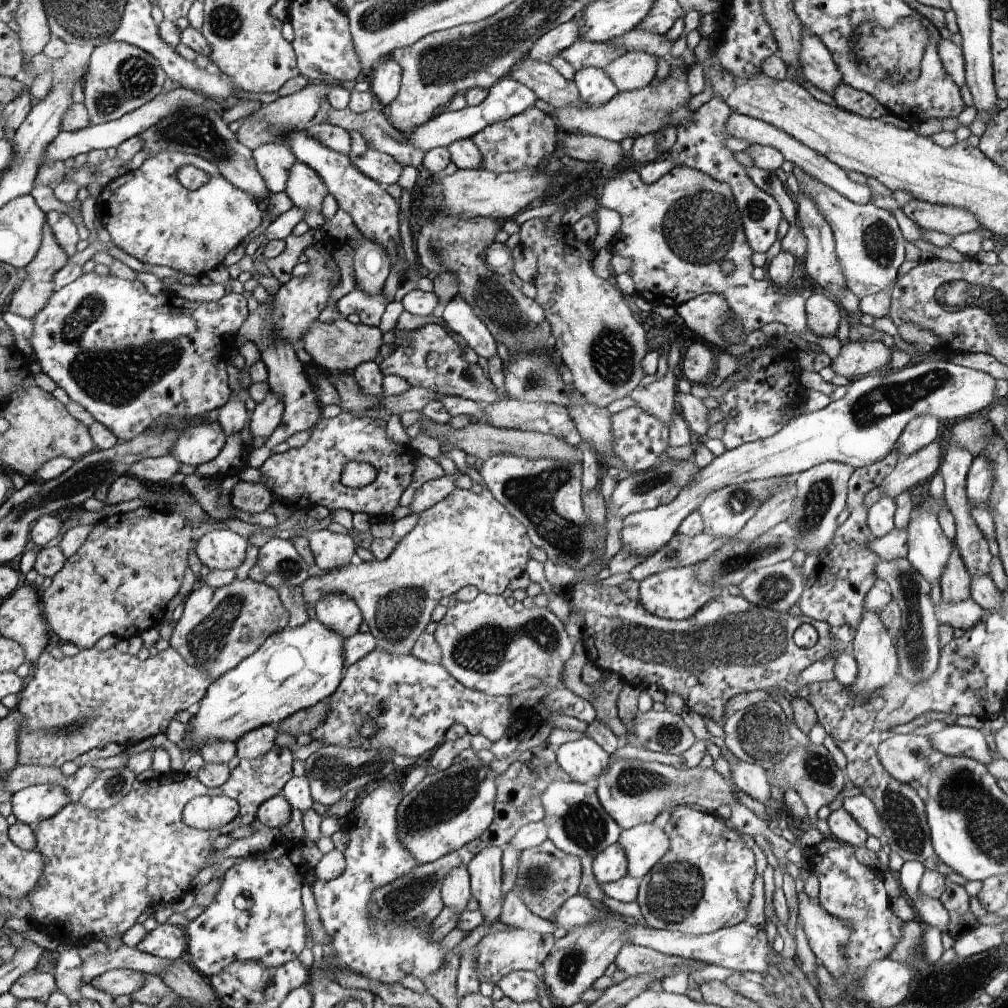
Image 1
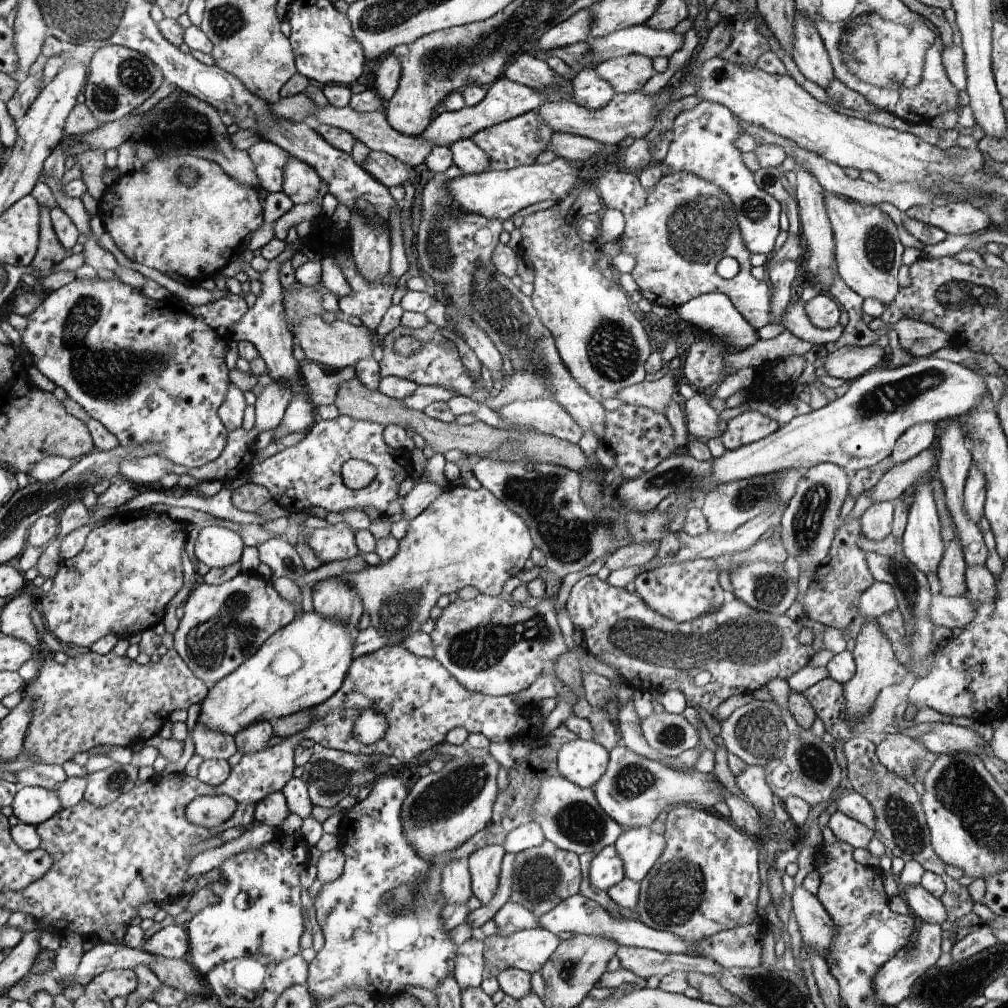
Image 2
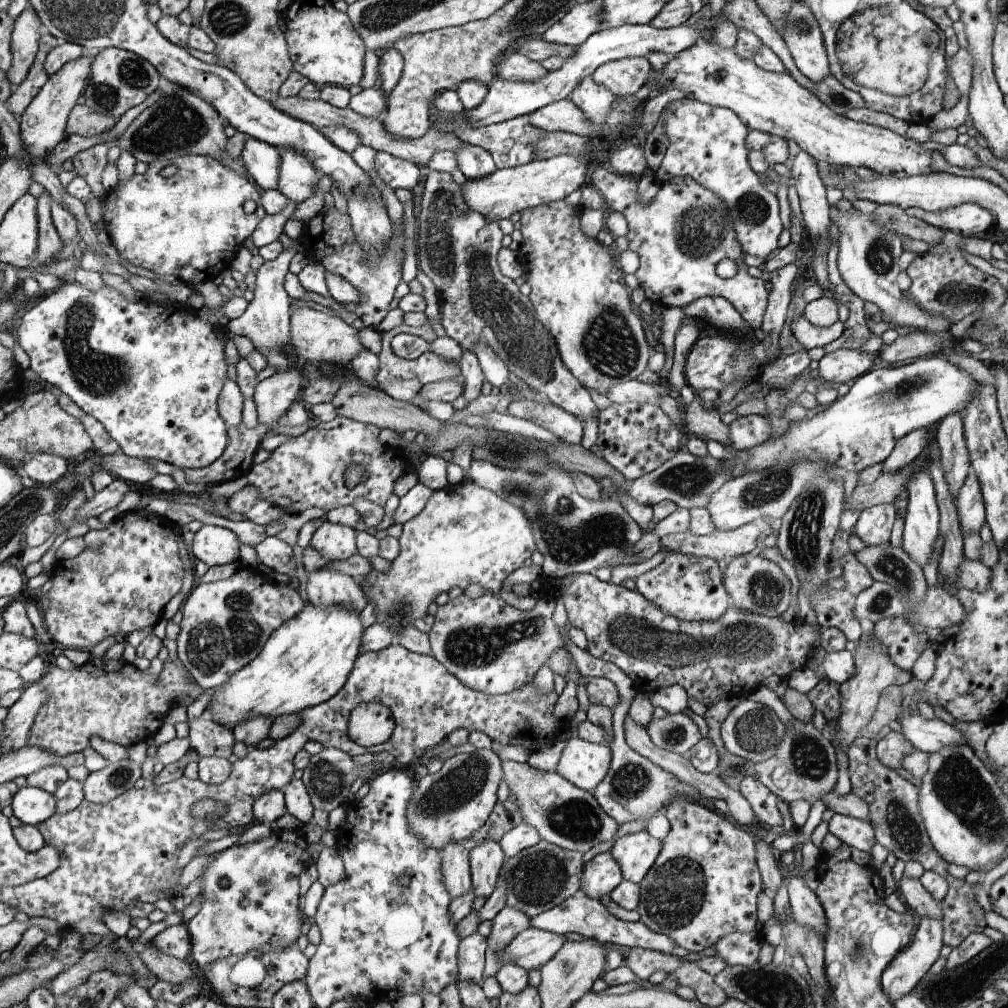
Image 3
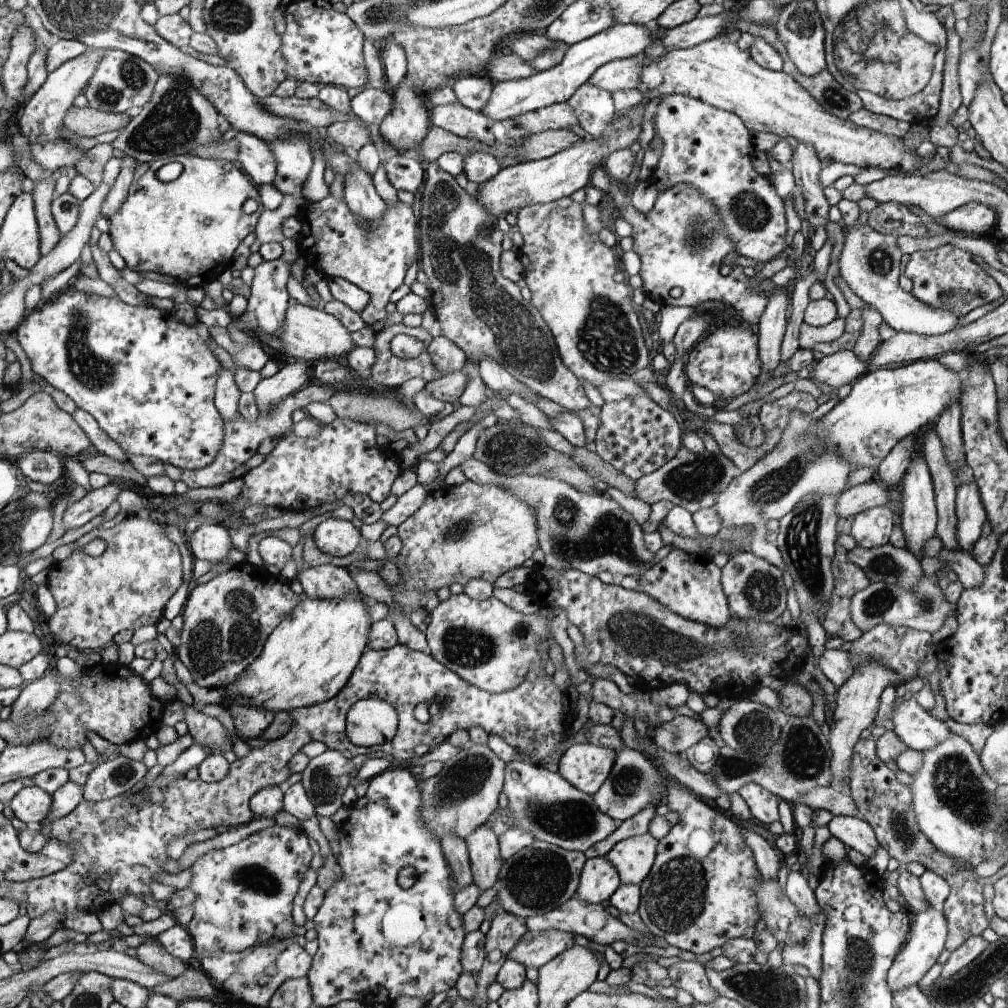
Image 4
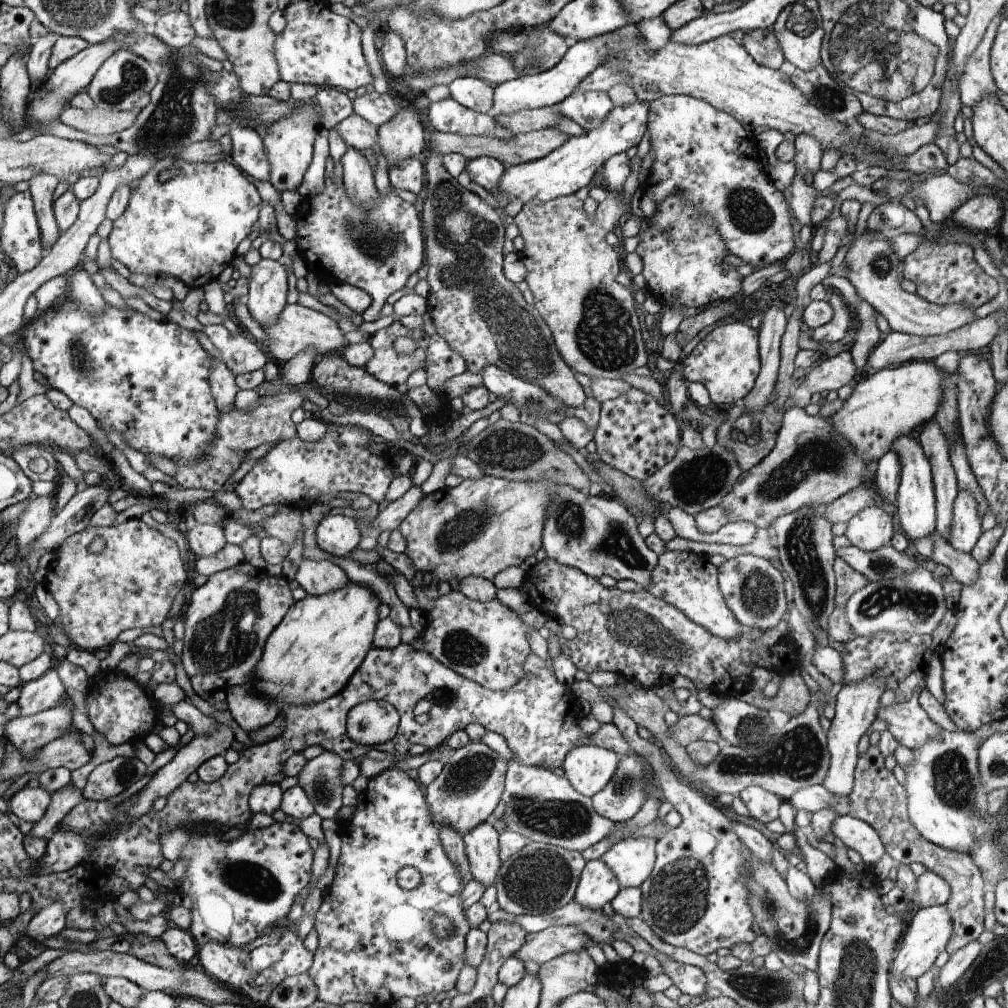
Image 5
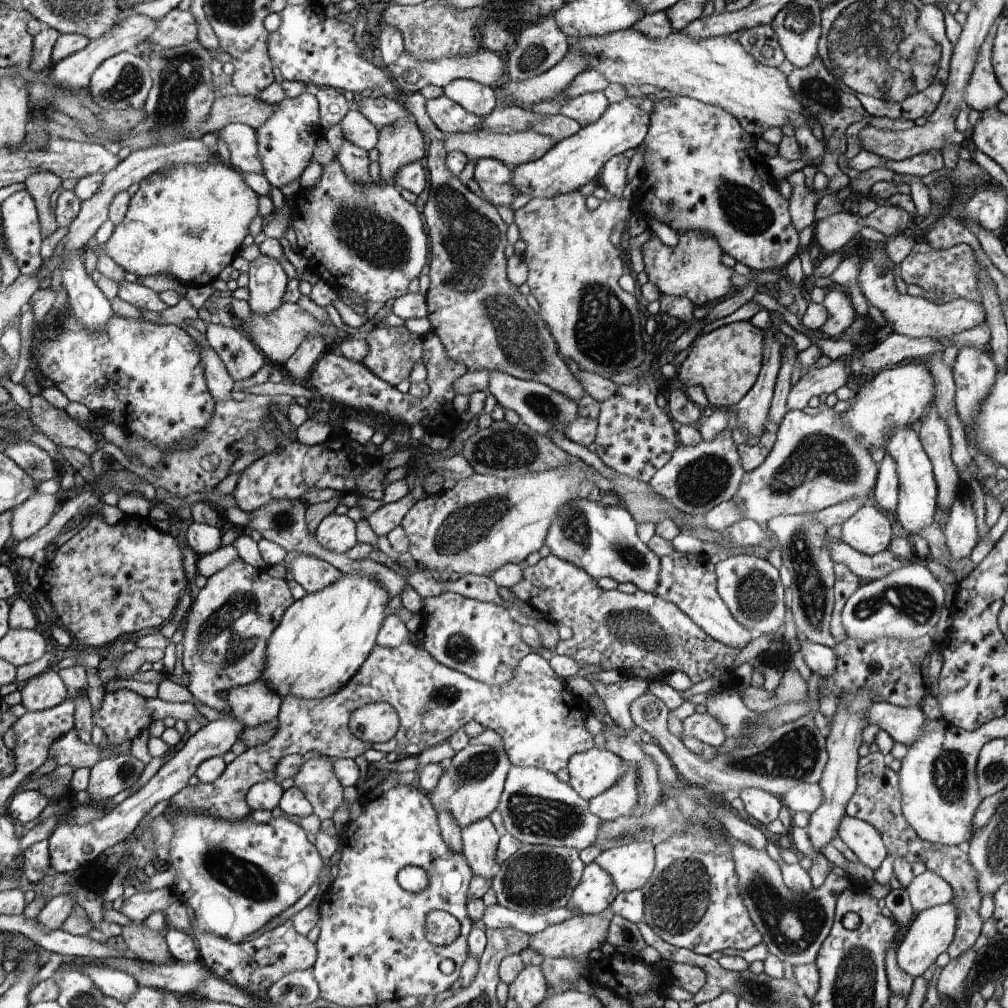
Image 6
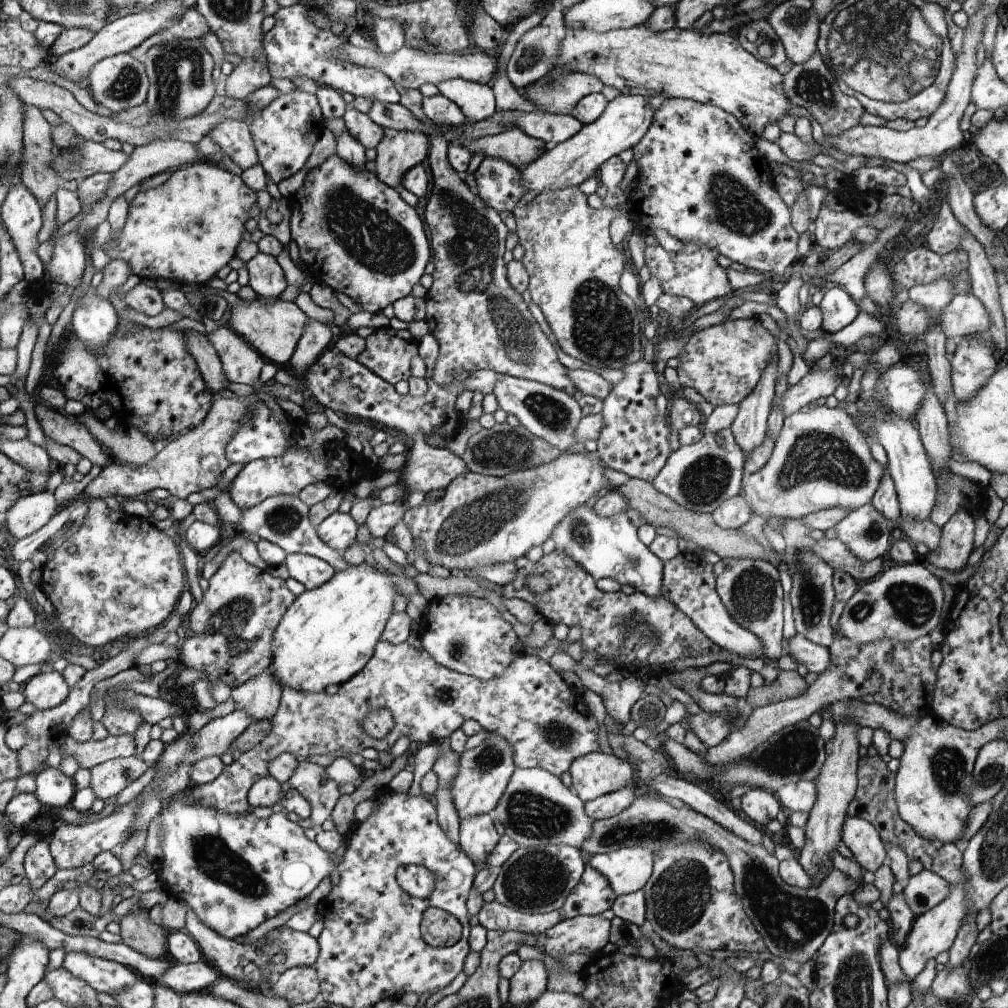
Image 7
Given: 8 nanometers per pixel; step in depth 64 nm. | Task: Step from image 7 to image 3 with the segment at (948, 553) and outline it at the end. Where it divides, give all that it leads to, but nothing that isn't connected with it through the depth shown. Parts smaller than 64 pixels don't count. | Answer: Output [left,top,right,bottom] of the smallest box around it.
[955,469,985,534]

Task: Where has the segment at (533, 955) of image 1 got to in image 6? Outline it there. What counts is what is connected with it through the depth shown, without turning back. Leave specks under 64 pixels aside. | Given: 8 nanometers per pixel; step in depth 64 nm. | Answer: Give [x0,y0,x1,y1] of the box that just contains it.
[528,907,613,959]

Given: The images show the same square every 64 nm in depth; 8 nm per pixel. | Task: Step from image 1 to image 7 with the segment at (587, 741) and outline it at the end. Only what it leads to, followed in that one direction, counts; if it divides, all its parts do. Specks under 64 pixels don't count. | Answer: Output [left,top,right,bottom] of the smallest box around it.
[571,752,636,804]

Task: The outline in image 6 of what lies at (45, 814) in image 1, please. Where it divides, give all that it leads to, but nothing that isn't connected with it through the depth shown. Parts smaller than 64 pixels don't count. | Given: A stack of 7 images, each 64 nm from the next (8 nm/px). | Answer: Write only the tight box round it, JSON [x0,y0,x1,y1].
[6,790,50,824]

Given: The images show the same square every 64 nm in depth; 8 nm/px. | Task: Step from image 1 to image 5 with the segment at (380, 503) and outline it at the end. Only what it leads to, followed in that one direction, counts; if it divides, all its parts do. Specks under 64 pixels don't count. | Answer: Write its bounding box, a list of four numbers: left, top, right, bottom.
[234,423,394,510]

